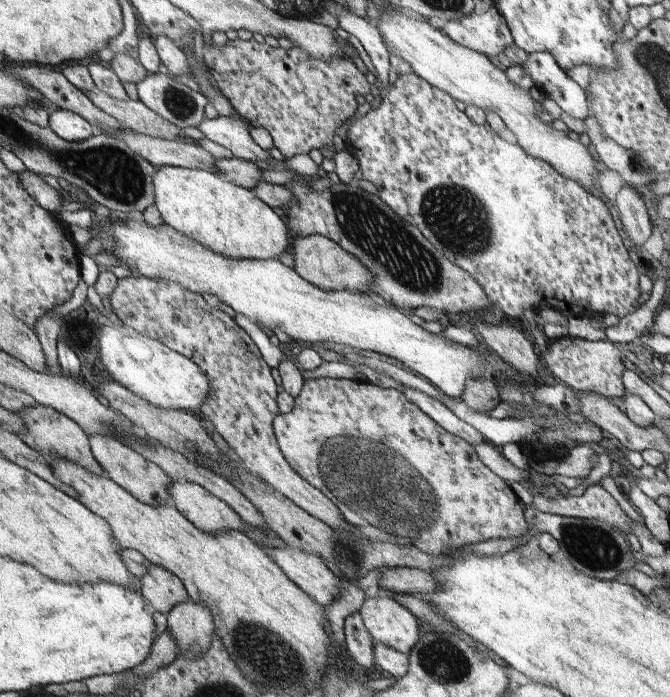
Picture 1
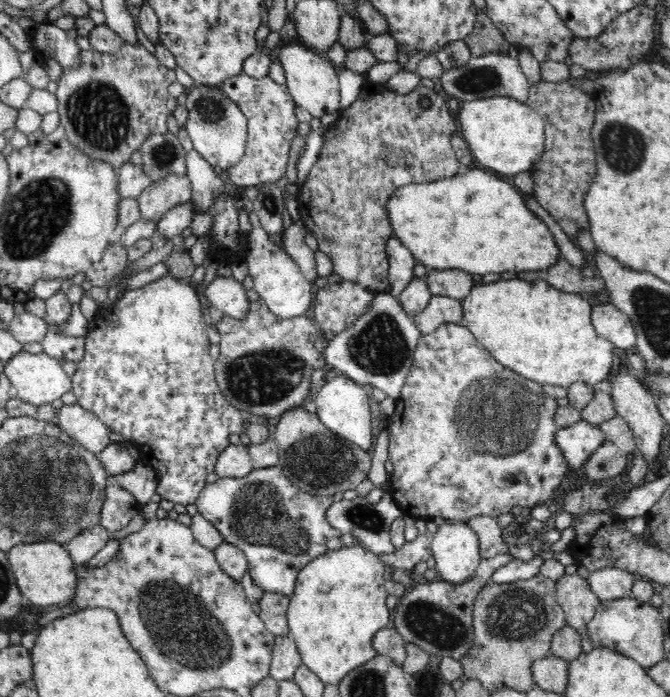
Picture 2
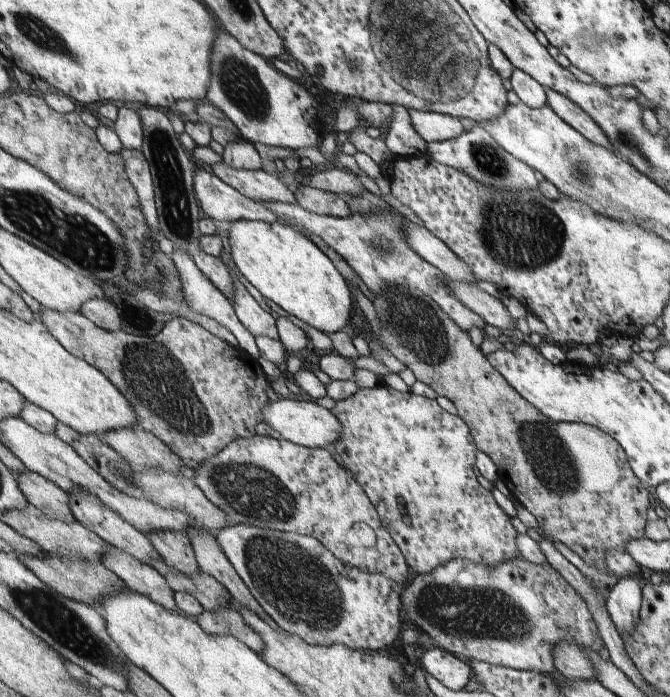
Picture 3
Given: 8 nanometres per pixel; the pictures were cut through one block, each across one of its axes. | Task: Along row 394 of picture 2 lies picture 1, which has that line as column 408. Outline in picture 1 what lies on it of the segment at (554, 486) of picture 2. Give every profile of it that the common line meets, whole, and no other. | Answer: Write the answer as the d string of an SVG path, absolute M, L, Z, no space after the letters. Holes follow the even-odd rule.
M333 378L305 380L301 386L301 394L295 398L295 408L289 414L281 412L275 418L273 430L277 436L279 450L283 452L283 456L291 464L291 468L301 478L305 478L311 486L321 490L339 508L339 512L345 516L345 520L355 526L355 530L363 538L369 538L375 542L391 542L391 544L397 544L399 548L419 548L421 552L425 552L429 556L443 556L449 548L457 550L457 548L465 548L465 546L473 546L473 544L481 544L481 542L489 542L489 540L519 540L519 538L527 536L527 532L529 532L529 528L523 520L523 504L515 496L511 486L503 478L493 474L479 460L479 456L471 444L467 444L459 436L445 432L425 412L421 412L415 404L411 404L403 392L399 392L395 388L379 388L367 380L333 380Z

